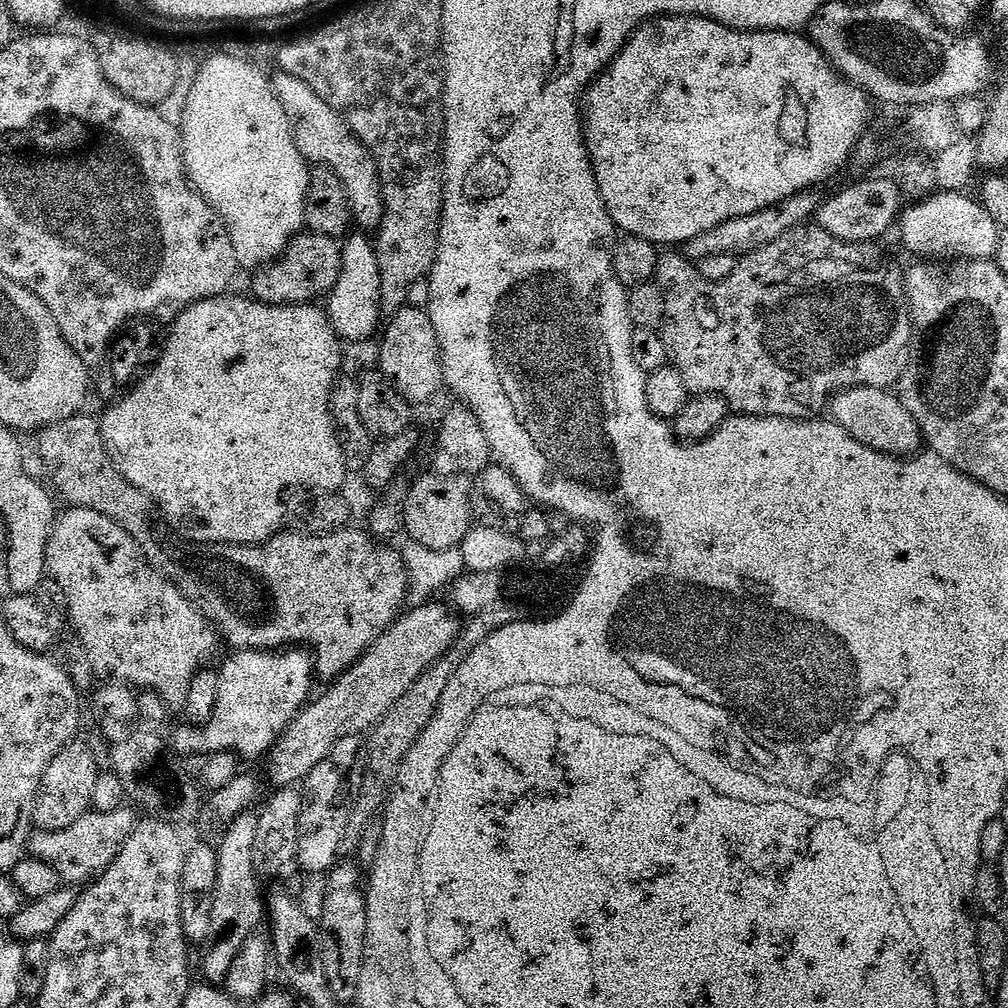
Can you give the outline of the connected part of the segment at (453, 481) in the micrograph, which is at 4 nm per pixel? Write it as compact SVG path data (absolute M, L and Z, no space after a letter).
M420 476L408 488L408 497L402 500L402 528L407 539L421 543L430 550L459 549L468 529L473 527L472 480L466 476Z

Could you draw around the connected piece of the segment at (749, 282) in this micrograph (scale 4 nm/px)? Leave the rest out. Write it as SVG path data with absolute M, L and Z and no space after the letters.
M801 226L790 230L790 234L782 234L778 242L770 242L770 246L762 246L762 250L754 250L749 256L737 263L734 274L726 278L726 282L706 282L702 278L699 267L683 254L677 256L661 255L656 271L655 283L662 290L662 298L666 302L664 327L662 335L666 342L666 354L671 367L682 374L682 382L686 382L689 396L702 394L718 394L726 400L729 409L738 416L773 416L783 420L814 420L820 412L829 407L830 401L837 392L847 392L850 388L882 388L892 390L897 387L906 370L908 349L912 346L912 314L908 299L904 297L904 272L896 269L884 257L884 252L875 243L847 244L826 230L815 226Z

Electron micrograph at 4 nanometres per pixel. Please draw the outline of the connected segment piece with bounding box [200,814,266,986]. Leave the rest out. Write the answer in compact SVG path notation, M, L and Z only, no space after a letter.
M240 815L225 828L228 829L216 848L218 882L214 886L214 910L210 910L212 935L210 943L203 949L204 957L200 960L200 972L212 986L223 985L238 950L259 929L256 928L259 924L261 927L266 916L266 900L263 895L260 897L259 881L254 870L254 838L258 834L256 816Z

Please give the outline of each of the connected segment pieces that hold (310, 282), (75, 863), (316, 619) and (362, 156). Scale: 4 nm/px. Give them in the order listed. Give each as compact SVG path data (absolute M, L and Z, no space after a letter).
M301 234L271 264L259 269L252 280L251 295L261 304L311 304L316 295L331 293L342 270L340 240Z
M125 806L113 812L89 811L74 826L66 826L66 830L53 832L33 831L28 838L27 851L54 866L58 870L61 881L68 886L80 886L100 875L118 858L128 835L138 823L138 816Z
M77 414L39 429L40 460L52 479L55 495L61 501L64 499L65 505L92 508L122 526L122 530L134 538L149 566L178 586L213 629L233 644L233 649L280 650L285 646L303 646L312 653L315 675L319 679L321 676L324 682L331 682L348 671L401 615L408 599L401 553L372 544L376 543L373 537L367 531L359 532L355 526L340 528L325 536L306 536L303 532L284 530L263 544L193 544L177 536L162 519L150 494L138 490L138 486L131 484L112 463L100 433L100 420L88 415Z
M277 71L275 75L271 77L272 89L278 102L282 102L286 122L290 122L294 146L298 146L302 158L309 165L329 168L334 170L334 174L338 174L338 178L342 178L355 227L364 234L379 232L384 217L384 199L378 166L370 150L352 133L350 126L346 126L344 119L330 110L330 106L326 106L326 102L322 102L322 98L318 98L318 94L310 90L310 86L306 86L306 82L282 71Z

